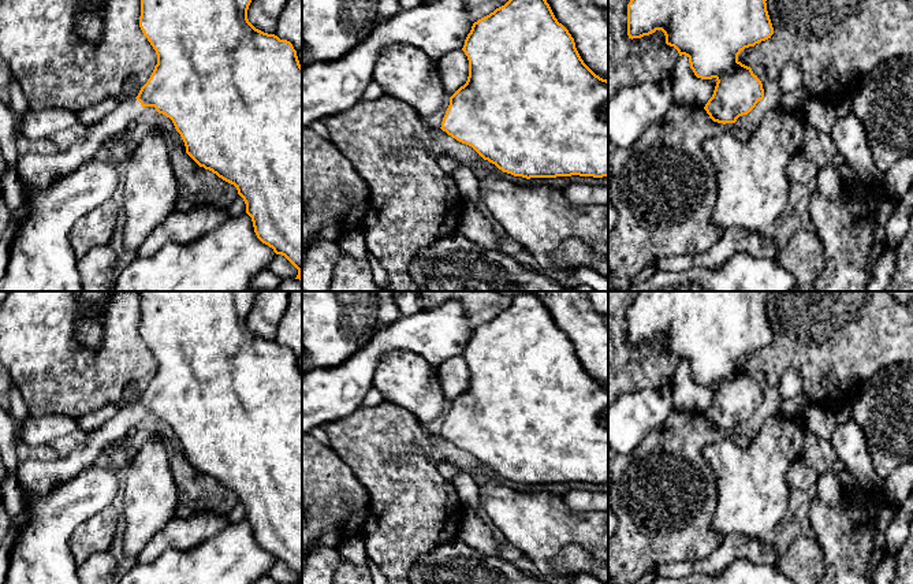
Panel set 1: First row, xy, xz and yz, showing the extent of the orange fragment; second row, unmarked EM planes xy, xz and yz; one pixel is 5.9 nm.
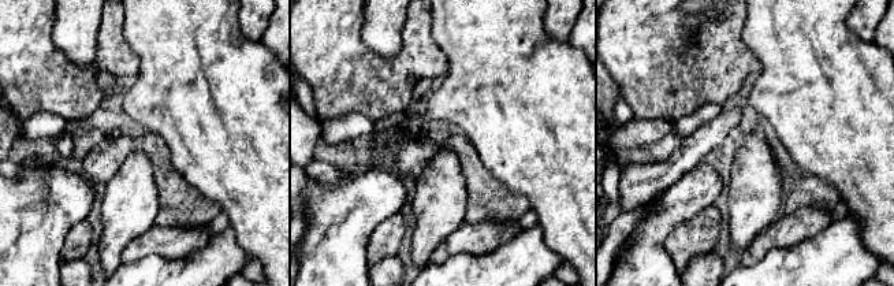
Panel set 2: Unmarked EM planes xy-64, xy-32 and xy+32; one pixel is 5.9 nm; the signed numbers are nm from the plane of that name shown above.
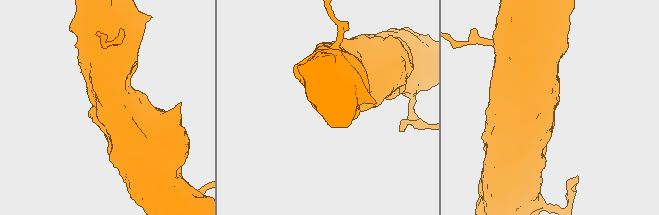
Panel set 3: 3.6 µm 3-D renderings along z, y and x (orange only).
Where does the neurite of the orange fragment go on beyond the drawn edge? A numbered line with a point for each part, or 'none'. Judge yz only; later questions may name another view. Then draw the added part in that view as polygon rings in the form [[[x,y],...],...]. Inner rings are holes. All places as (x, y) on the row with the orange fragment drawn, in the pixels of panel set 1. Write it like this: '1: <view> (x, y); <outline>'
none

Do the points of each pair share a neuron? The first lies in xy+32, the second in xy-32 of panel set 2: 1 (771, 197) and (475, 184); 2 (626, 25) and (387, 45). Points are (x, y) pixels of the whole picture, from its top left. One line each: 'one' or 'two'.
1: two
2: two

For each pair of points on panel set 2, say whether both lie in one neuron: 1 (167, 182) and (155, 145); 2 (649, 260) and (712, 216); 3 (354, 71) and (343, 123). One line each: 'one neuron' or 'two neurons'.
1: one neuron
2: two neurons
3: two neurons

